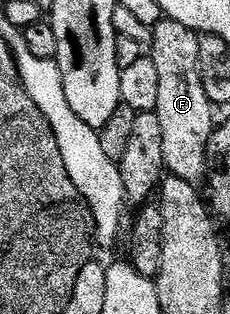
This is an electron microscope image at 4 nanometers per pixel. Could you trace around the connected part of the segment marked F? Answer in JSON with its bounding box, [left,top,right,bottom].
[150,19,214,183]

